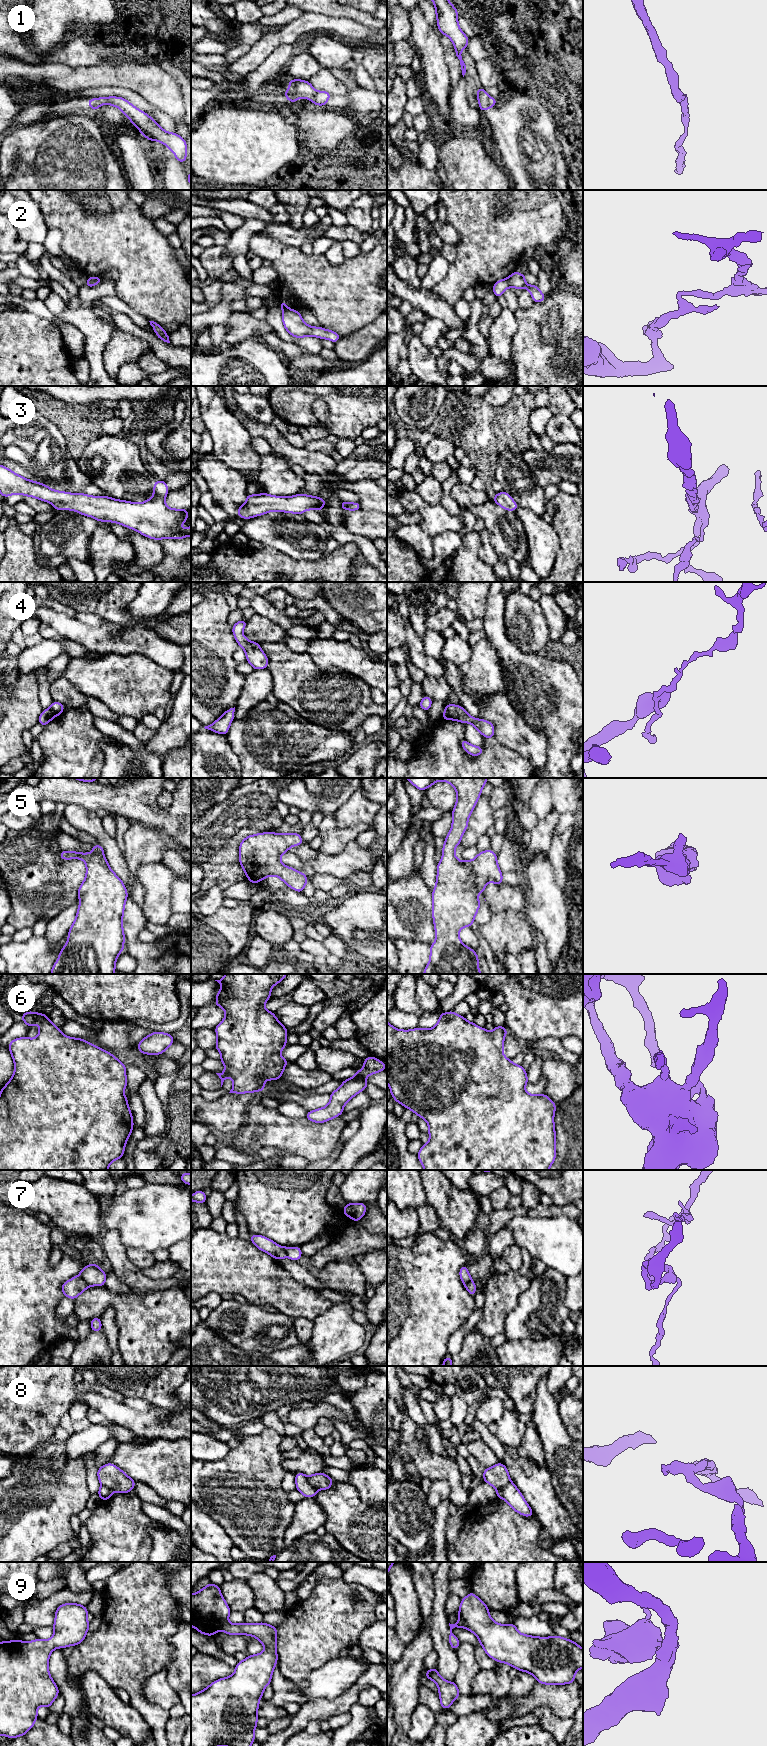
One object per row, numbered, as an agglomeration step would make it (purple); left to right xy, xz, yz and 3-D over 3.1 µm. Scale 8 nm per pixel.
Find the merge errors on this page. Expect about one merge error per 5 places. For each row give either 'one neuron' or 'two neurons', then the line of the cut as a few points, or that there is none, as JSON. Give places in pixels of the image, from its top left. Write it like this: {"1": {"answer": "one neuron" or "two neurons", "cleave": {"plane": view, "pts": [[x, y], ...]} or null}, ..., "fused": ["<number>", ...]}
{"1": {"answer": "one neuron", "cleave": null}, "2": {"answer": "two neurons", "cleave": {"plane": "yz", "pts": [[506, 279], [509, 285]]}}, "3": {"answer": "one neuron", "cleave": null}, "4": {"answer": "one neuron", "cleave": null}, "5": {"answer": "one neuron", "cleave": null}, "6": {"answer": "one neuron", "cleave": null}, "7": {"answer": "two neurons", "cleave": {"plane": "xy", "pts": [[79, 1275], [89, 1285]]}}, "8": {"answer": "two neurons", "cleave": {"plane": "xz", "pts": [[306, 1476], [309, 1483], [317, 1490]]}}, "9": {"answer": "one neuron", "cleave": null}, "fused": ["2", "7", "8"]}

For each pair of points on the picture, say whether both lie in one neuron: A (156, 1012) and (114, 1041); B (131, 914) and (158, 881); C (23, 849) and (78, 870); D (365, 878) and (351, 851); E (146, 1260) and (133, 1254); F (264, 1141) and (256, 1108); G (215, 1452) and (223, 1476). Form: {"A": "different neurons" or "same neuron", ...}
{"A": "different neurons", "B": "different neurons", "C": "same neuron", "D": "different neurons", "E": "same neuron", "F": "same neuron", "G": "different neurons"}

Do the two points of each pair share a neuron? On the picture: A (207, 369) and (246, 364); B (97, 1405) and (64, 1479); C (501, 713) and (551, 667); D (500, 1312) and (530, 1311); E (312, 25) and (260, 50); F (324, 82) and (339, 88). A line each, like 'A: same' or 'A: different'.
A: same
B: different
C: different
D: different
E: same
F: same

